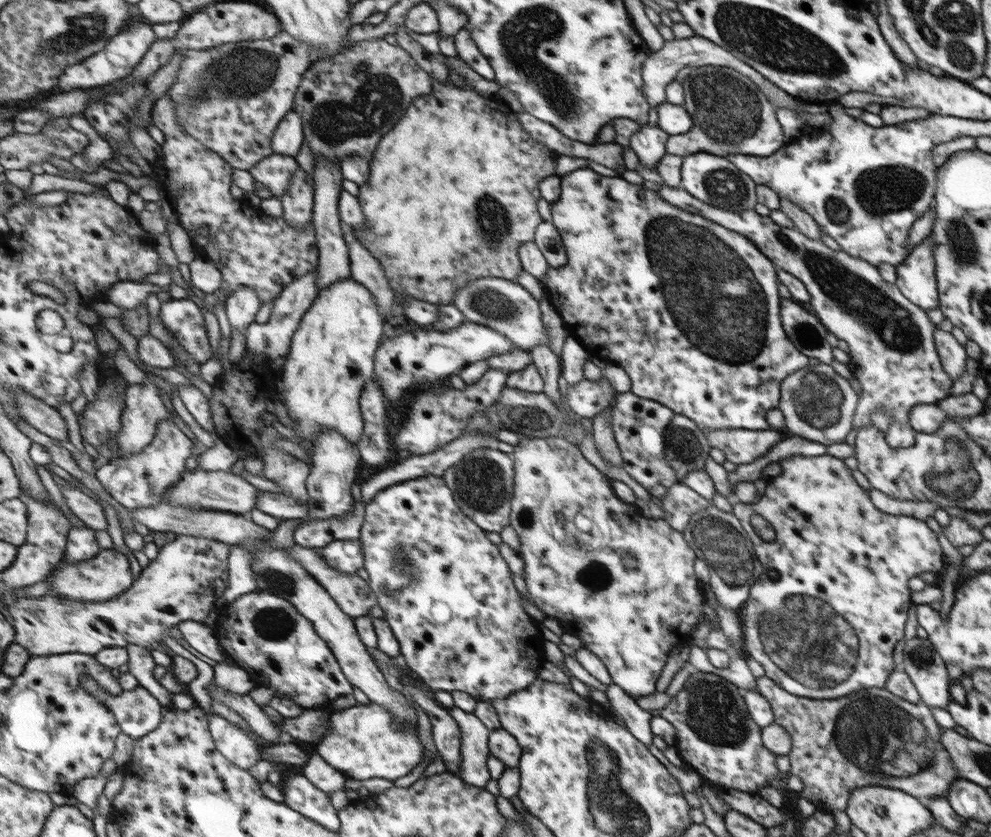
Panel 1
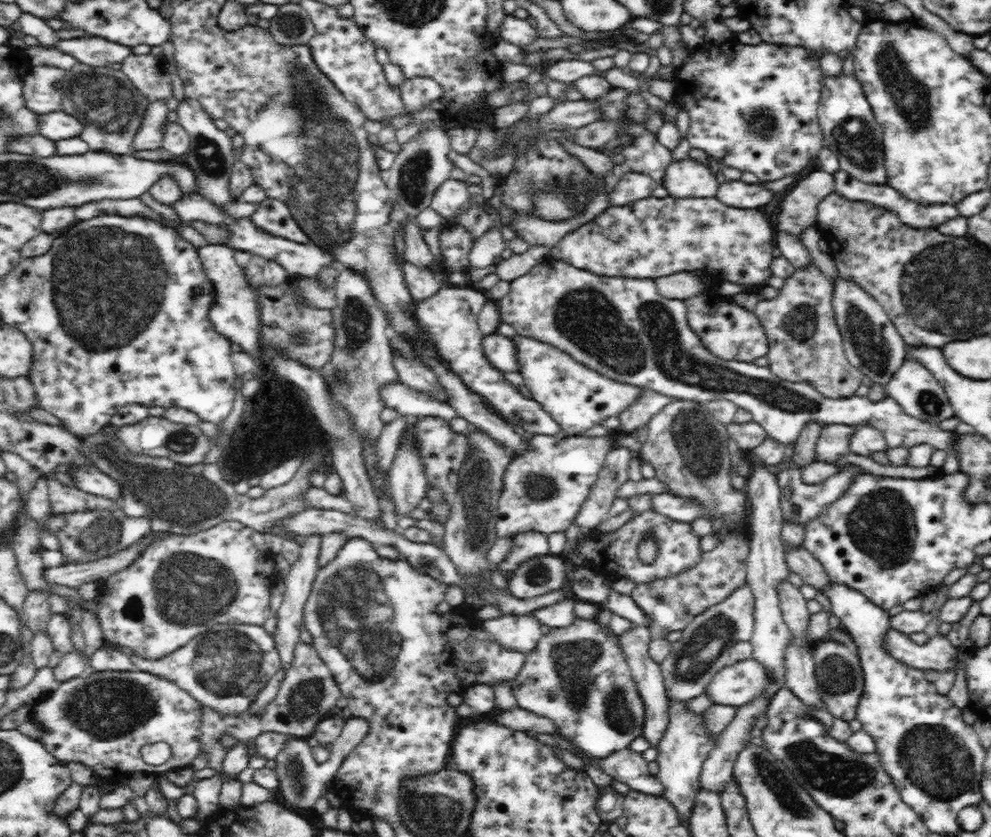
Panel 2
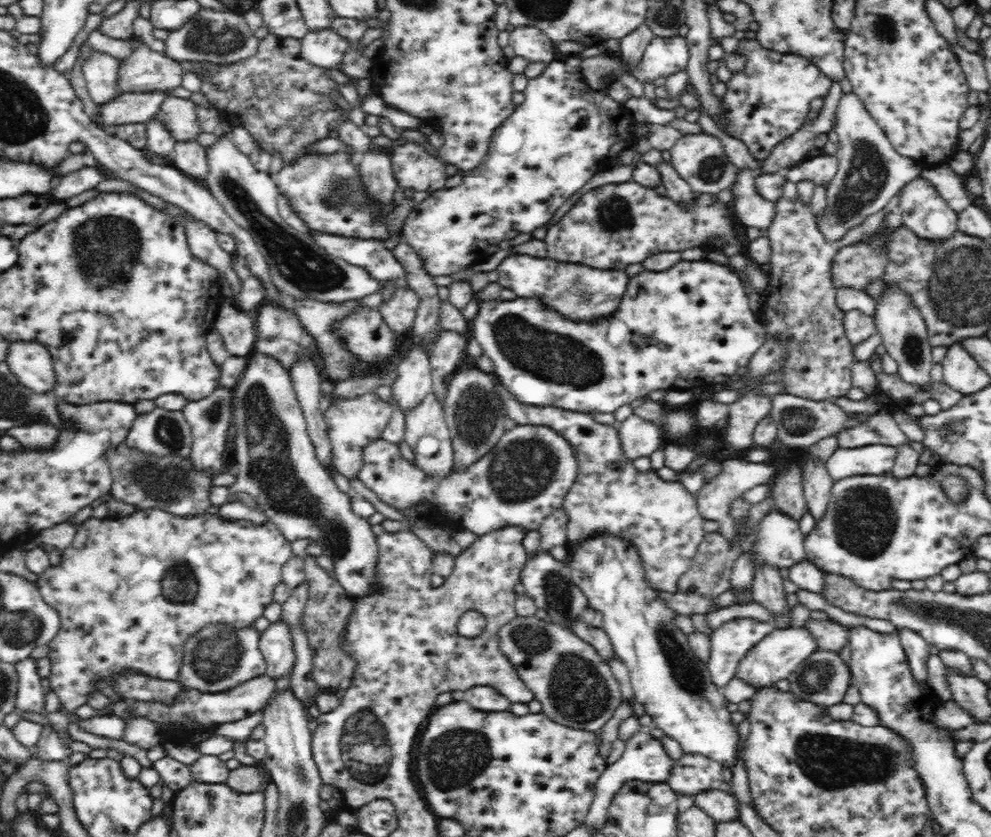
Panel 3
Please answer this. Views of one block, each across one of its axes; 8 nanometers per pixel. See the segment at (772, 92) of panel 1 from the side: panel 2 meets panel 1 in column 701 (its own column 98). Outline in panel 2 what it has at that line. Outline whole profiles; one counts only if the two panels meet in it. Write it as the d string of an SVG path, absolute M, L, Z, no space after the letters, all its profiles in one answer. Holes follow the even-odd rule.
M90 36L70 39L57 38L55 48L71 54L80 63L94 68L122 63L128 55L132 54L130 46L121 45L102 37Z

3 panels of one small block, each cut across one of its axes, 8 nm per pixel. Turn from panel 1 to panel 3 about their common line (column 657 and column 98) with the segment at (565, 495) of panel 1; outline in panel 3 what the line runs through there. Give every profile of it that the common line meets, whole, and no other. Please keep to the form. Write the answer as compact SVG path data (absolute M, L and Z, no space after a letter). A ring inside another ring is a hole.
M158 507L149 509L139 509L129 515L119 517L108 517L108 513L103 518L90 517L84 521L82 528L88 528L86 532L82 530L82 550L76 550L72 546L66 547L62 554L62 561L39 576L37 588L40 595L49 606L52 606L59 615L60 626L54 638L47 644L50 659L50 687L59 698L61 706L69 713L75 713L78 706L88 702L88 694L96 690L96 682L104 680L110 682L114 674L125 674L128 670L134 673L144 674L146 677L158 679L160 681L178 681L181 678L182 654L186 640L189 640L198 630L202 630L210 625L226 625L234 629L248 629L254 625L258 618L263 616L263 612L268 604L273 601L276 586L283 582L281 578L283 566L293 557L292 546L289 540L278 530L274 522L267 521L256 526L250 520L238 520L238 518L223 518L220 515L211 513L174 515Z

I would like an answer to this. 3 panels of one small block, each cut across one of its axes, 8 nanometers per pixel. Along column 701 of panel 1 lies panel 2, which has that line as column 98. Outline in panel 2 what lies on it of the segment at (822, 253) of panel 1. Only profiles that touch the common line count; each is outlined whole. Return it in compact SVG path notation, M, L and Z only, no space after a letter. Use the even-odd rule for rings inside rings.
M130 198L130 200L98 200L98 202L88 202L75 208L76 218L96 218L102 215L122 215L122 216L144 216L145 218L156 220L166 226L175 228L184 240L191 242L198 249L208 245L206 237L196 231L190 225L174 225L170 221L162 218L158 212L148 208L141 198Z

